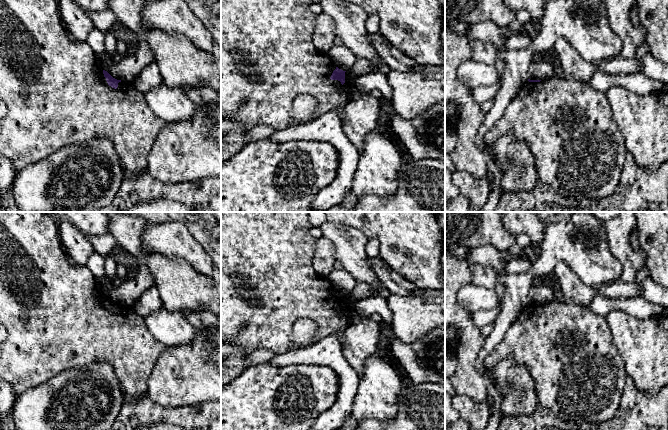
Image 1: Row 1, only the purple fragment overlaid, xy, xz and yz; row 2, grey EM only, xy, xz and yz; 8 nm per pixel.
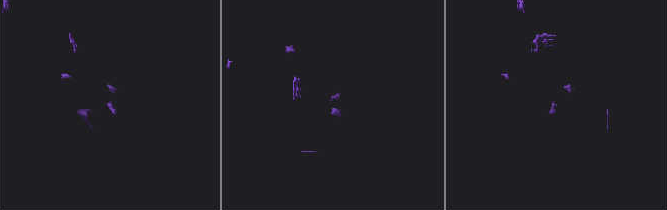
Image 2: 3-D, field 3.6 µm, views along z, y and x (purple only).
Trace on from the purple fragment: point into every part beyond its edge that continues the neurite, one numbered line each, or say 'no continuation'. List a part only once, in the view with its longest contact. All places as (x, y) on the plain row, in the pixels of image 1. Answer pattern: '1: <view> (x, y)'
1: xy (56, 318)

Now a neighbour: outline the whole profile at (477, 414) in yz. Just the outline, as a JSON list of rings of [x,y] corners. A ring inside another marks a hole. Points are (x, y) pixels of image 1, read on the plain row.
[[[455,394],[452,396],[454,408],[460,417],[469,423],[470,430],[484,430],[490,419],[486,402],[475,402],[469,396]]]

